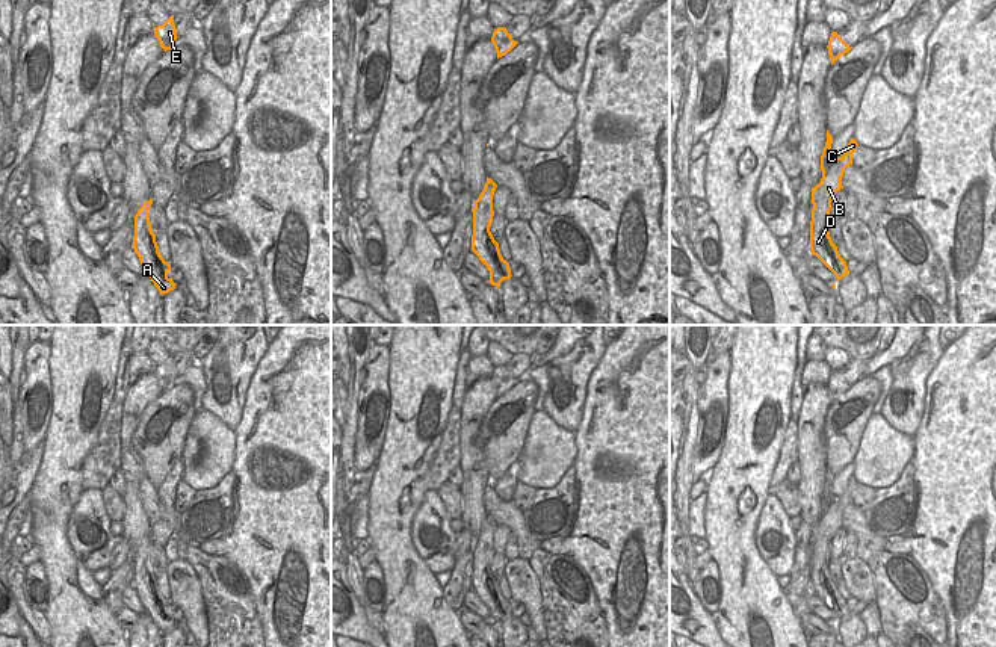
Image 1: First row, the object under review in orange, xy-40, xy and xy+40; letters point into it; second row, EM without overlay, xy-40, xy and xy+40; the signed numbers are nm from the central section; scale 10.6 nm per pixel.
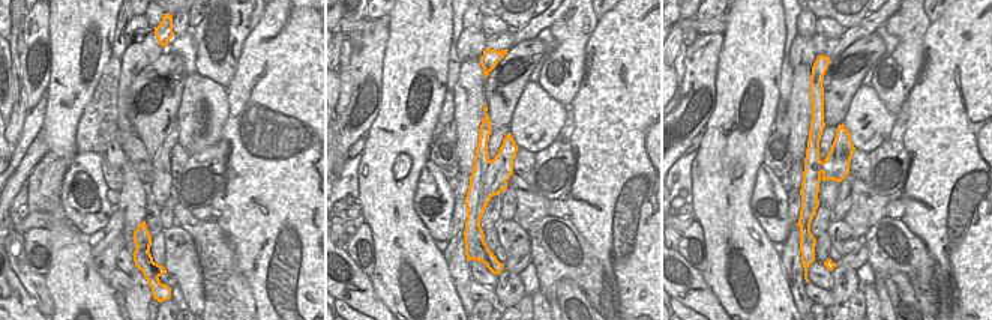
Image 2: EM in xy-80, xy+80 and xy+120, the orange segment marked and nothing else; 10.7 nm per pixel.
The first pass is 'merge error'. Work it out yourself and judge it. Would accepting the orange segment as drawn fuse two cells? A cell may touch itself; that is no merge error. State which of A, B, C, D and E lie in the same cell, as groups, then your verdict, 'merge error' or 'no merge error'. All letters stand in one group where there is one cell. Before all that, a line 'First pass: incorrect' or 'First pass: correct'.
First pass: correct
groups A B C D / E; merge error

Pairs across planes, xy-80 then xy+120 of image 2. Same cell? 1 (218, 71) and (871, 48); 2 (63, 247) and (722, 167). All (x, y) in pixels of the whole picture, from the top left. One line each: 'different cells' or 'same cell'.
1: different cells
2: same cell

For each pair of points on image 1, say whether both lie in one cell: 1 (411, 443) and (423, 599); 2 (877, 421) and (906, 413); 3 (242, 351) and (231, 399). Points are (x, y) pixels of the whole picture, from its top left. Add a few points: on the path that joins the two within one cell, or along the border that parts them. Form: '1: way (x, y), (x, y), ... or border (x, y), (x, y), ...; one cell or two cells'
1: way (398, 484), (395, 495), (395, 552), (401, 566); one cell
2: border (881, 413), (890, 425), (912, 437); two cells
3: way (235, 363), (233, 387); one cell

